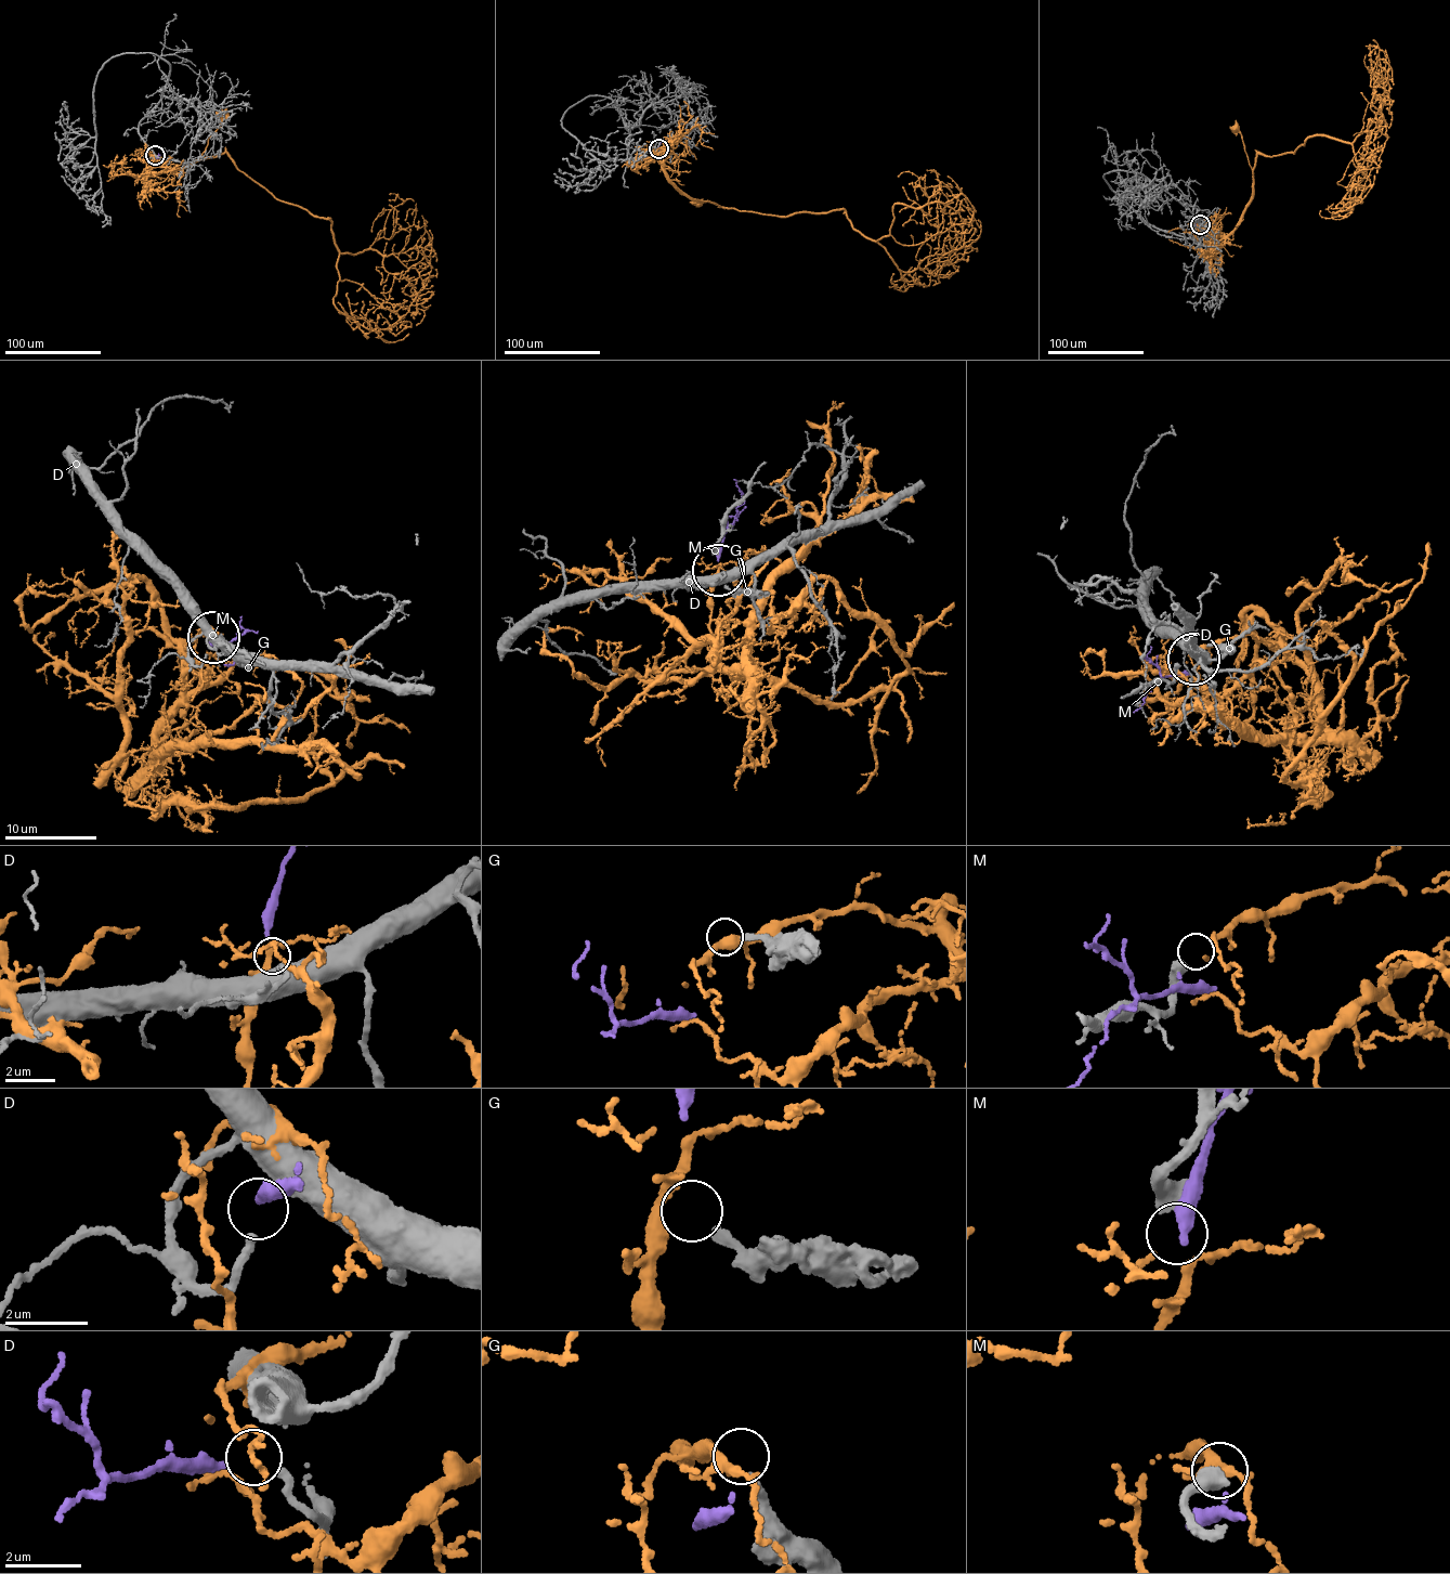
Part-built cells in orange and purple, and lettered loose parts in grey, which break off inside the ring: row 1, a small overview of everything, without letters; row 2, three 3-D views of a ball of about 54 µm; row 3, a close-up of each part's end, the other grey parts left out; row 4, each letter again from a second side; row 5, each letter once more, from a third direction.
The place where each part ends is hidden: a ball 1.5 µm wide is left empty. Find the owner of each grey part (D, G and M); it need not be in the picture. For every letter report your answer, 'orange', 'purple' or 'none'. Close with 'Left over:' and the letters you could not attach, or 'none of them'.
D: purple
G: none
M: orange
Left over: G

